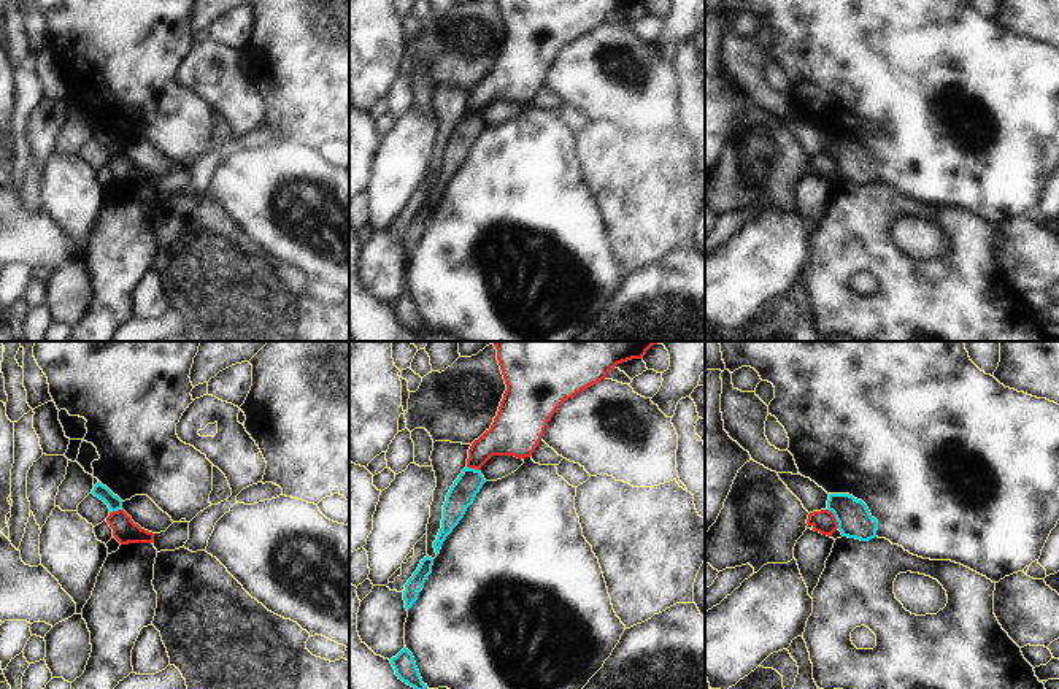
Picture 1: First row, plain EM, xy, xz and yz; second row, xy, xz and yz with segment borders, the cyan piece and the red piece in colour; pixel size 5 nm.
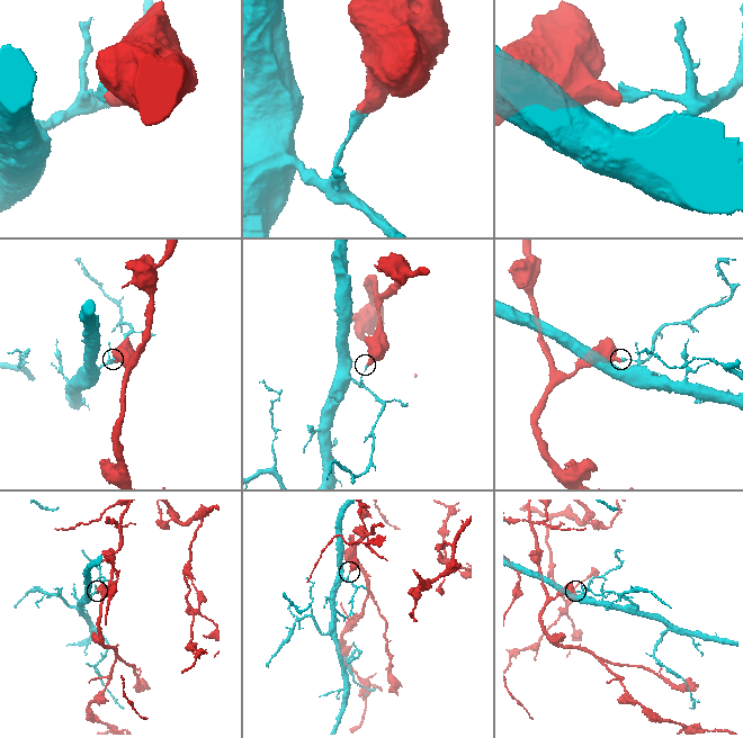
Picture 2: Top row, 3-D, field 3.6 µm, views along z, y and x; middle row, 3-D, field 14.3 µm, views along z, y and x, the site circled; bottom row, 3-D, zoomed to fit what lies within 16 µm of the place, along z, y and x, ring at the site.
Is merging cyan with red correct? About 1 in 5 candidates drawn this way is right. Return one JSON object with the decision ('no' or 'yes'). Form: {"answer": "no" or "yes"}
{"answer": "no"}

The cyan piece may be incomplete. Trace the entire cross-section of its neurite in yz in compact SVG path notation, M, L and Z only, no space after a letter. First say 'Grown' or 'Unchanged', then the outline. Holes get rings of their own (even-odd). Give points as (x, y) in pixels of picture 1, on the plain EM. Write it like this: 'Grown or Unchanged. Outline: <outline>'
Unchanged. Outline: M829 138L827 154L834 157L843 181L861 186L876 181L878 165L862 144L849 138Z

